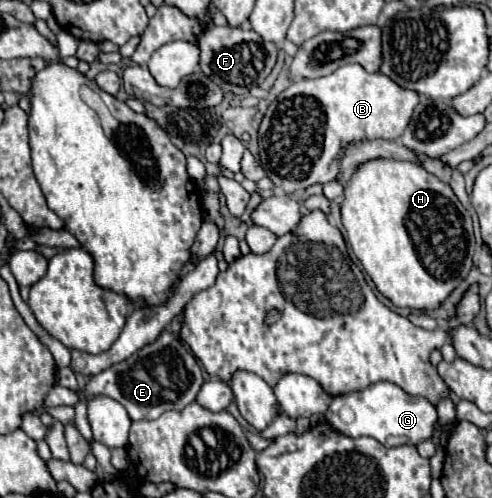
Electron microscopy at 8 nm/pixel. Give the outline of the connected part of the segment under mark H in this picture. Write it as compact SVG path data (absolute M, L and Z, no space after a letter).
M365 162L345 188L341 218L355 256L361 260L377 290L397 308L437 310L473 268L475 236L469 212L461 206L449 184L439 182L433 174L413 162Z

